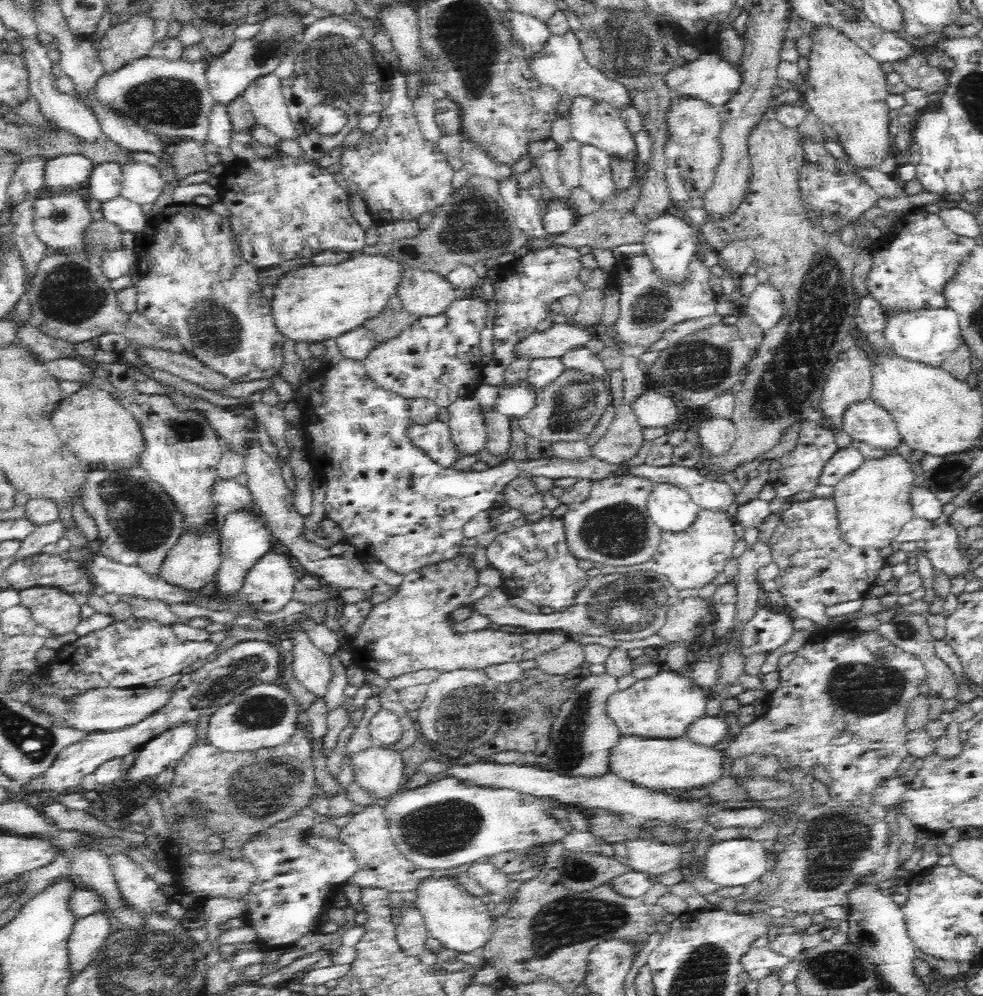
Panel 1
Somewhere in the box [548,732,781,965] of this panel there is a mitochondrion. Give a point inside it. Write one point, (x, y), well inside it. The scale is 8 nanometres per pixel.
(578, 869)

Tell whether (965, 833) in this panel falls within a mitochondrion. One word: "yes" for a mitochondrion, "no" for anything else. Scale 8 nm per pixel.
no

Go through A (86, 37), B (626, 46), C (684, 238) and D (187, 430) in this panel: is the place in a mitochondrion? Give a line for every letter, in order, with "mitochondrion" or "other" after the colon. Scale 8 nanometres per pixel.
A: other
B: mitochondrion
C: other
D: mitochondrion

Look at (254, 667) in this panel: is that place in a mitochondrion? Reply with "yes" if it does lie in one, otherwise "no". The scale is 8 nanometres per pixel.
yes

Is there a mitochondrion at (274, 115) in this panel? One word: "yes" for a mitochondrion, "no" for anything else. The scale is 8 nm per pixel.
no

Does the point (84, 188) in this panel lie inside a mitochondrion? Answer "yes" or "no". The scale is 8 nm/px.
no

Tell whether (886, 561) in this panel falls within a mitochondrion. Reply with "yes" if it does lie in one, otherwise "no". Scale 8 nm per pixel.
no

